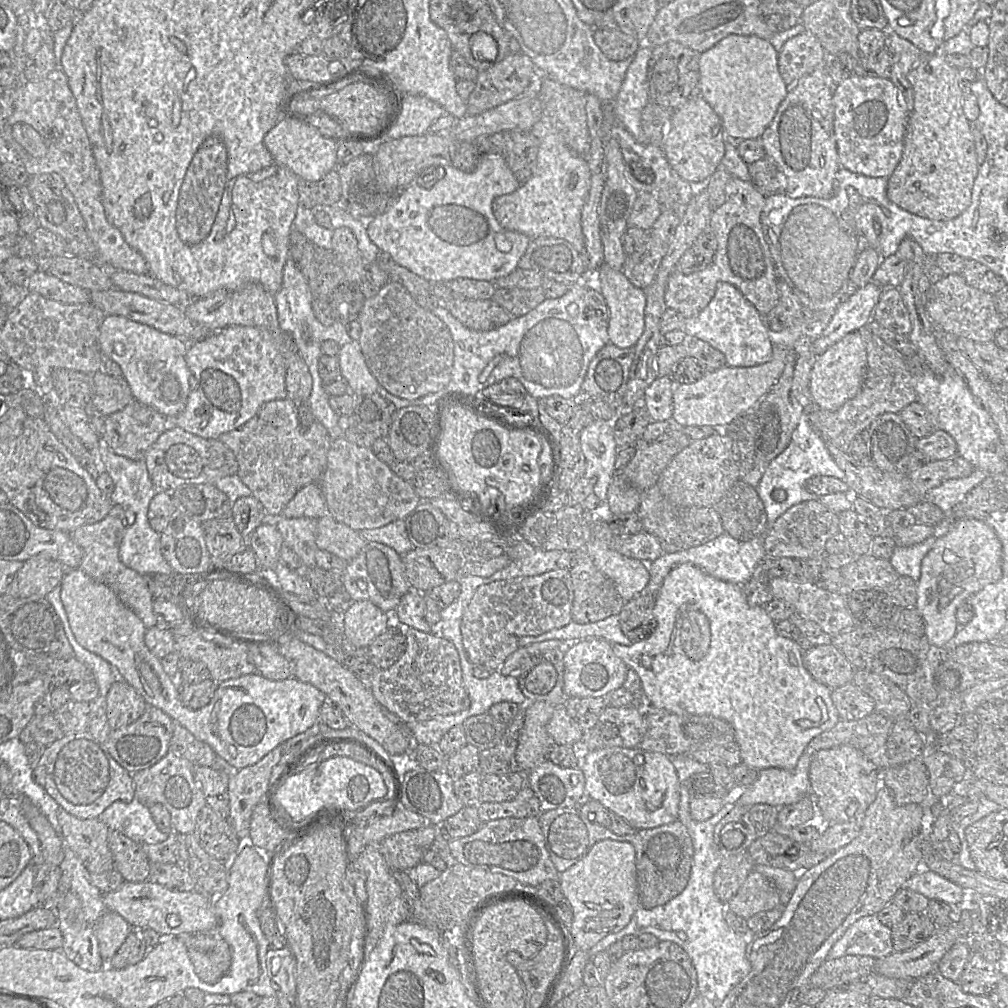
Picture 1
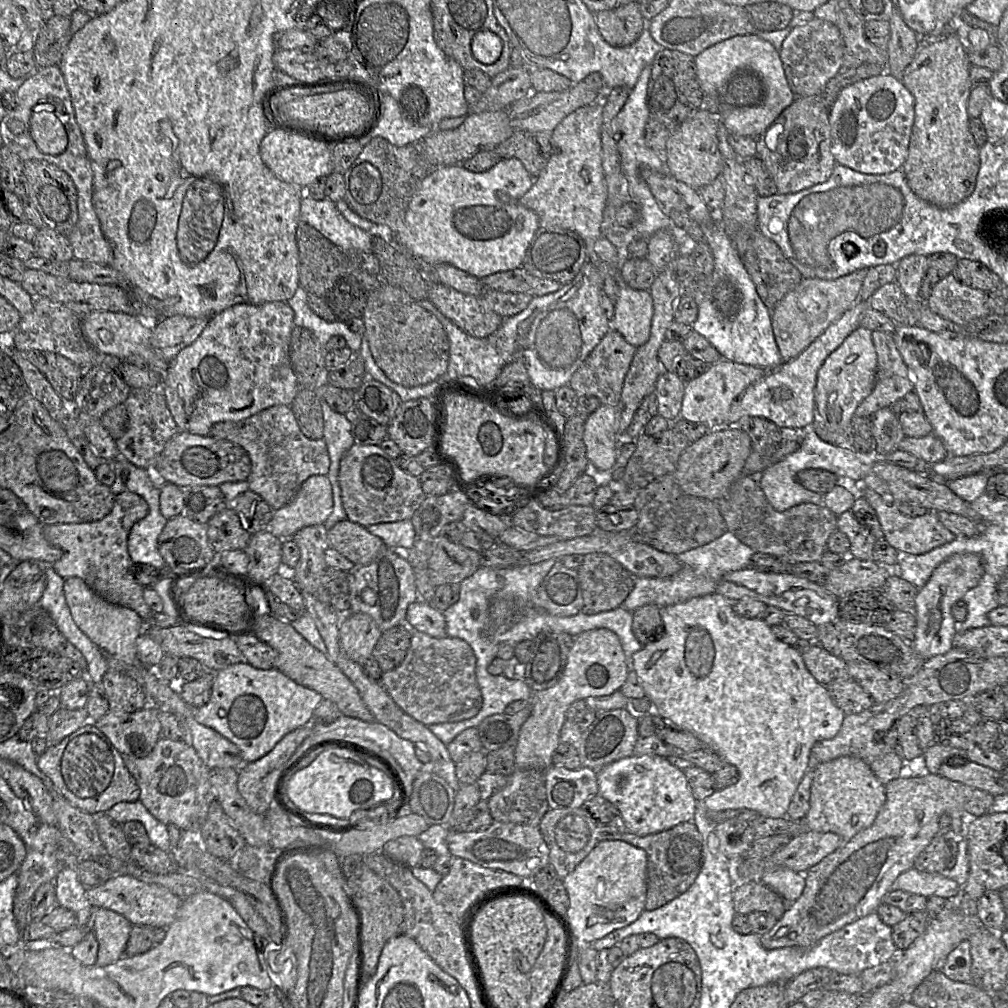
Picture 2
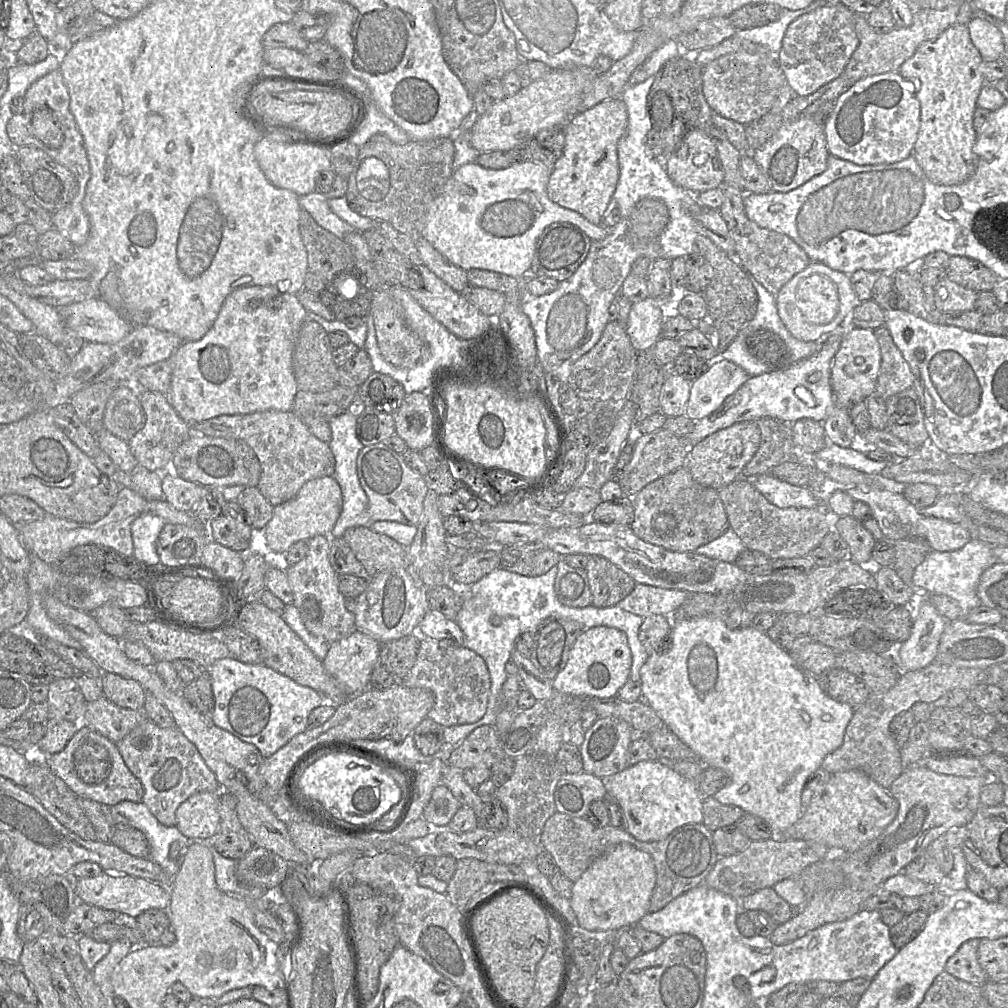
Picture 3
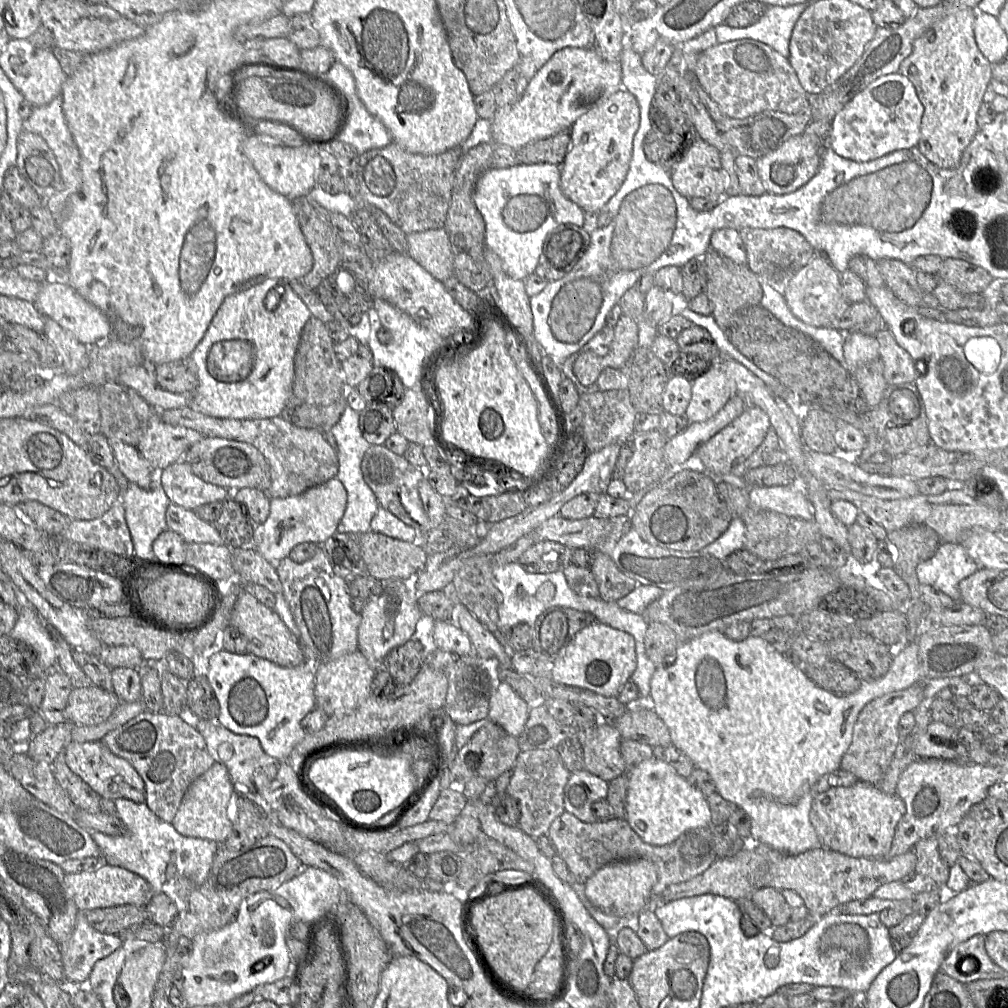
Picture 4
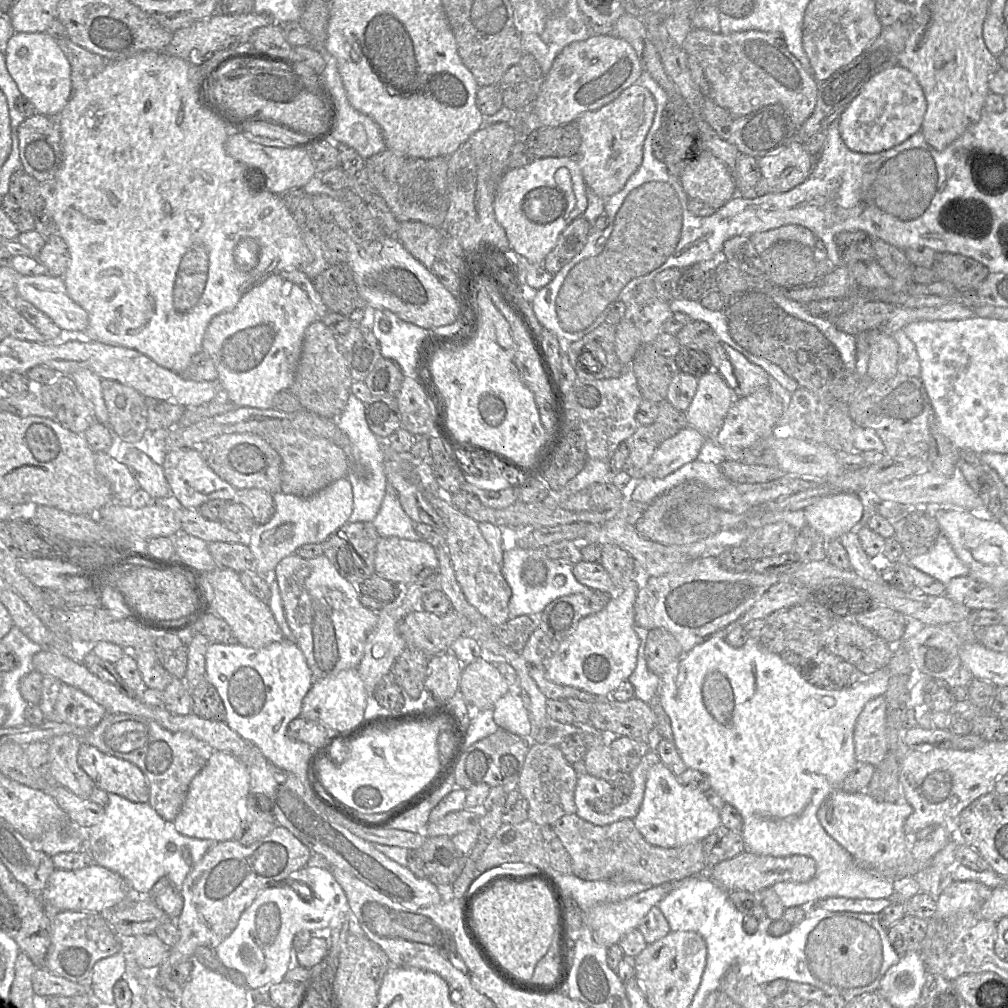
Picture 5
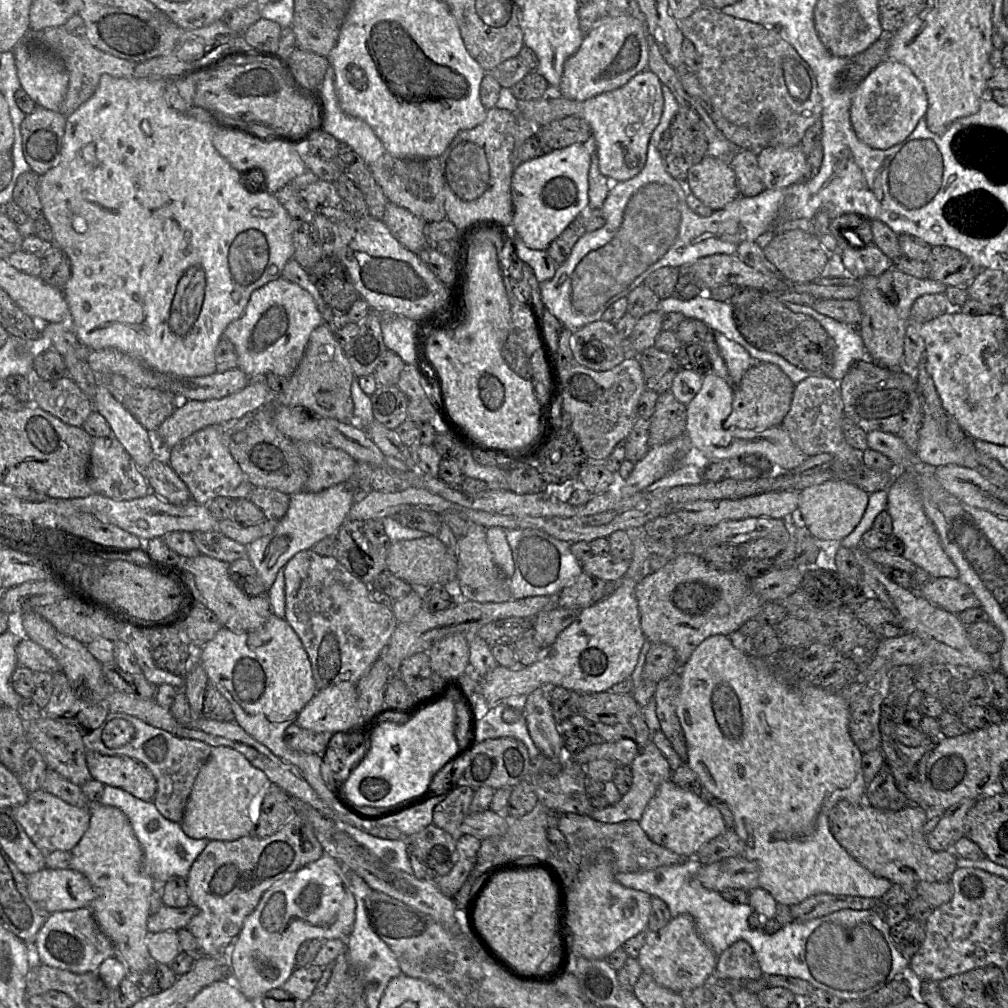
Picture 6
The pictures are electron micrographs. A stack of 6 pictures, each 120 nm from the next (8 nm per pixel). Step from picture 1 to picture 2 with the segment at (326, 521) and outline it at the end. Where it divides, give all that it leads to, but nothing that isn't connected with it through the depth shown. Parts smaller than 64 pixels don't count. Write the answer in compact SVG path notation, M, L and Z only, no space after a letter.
M347 519L337 522L327 530L327 539L329 547L356 566L369 564L380 550L386 548L381 538L369 533L364 526Z

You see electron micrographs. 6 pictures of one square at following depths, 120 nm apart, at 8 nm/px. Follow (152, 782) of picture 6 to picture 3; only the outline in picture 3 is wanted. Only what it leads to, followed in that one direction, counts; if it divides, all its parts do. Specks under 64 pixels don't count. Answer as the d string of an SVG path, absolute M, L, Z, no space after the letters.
M80 724L65 748L45 758L45 763L80 798L114 806L122 801L141 802L144 788L129 770L113 741L86 724Z

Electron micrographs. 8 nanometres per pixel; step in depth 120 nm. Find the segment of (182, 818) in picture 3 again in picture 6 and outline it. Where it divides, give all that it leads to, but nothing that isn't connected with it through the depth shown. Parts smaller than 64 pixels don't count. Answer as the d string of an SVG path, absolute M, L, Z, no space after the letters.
M226 746L213 747L193 784L180 823L182 830L192 839L210 841L234 841L252 835L255 815L259 815L262 799L270 784L266 774L255 768L240 752Z

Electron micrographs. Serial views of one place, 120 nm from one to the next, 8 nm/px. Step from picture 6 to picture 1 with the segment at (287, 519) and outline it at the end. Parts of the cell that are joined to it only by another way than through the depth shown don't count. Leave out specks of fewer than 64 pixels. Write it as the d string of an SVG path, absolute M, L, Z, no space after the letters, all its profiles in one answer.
M318 482L302 487L284 507L281 516L286 518L320 518L326 513L326 503Z

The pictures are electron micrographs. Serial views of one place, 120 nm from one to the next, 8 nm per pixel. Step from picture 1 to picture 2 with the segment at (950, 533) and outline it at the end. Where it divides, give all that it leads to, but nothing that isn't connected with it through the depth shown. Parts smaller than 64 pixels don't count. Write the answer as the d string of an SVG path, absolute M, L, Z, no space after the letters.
M960 553L950 556L935 568L926 584L915 597L916 632L912 640L914 650L925 660L948 652L953 647L957 633L956 621L951 614L953 604L962 600L965 593L975 587L983 574L980 556L974 553Z

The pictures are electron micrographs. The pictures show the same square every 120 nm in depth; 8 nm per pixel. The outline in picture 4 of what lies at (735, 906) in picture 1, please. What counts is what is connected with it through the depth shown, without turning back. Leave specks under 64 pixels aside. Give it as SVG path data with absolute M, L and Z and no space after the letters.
M773 887L756 889L750 896L753 903L761 908L772 922L773 928L791 921L792 908L781 891Z

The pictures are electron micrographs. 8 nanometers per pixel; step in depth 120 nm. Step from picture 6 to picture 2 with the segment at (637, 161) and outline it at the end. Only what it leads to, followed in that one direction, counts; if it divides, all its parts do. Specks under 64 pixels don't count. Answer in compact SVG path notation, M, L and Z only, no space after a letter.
M603 103L577 109L552 131L553 152L546 168L520 203L534 211L540 227L559 227L576 232L585 242L587 260L598 262L595 243L602 236L601 223L607 200L602 169L601 125Z

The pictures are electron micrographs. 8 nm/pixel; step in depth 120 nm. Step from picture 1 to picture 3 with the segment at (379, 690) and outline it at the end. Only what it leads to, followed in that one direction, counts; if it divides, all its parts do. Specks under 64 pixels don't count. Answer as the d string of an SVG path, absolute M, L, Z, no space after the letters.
M449 639L420 641L414 666L399 682L433 692L434 706L427 717L443 727L475 723L486 713L491 681L485 661L474 651Z

